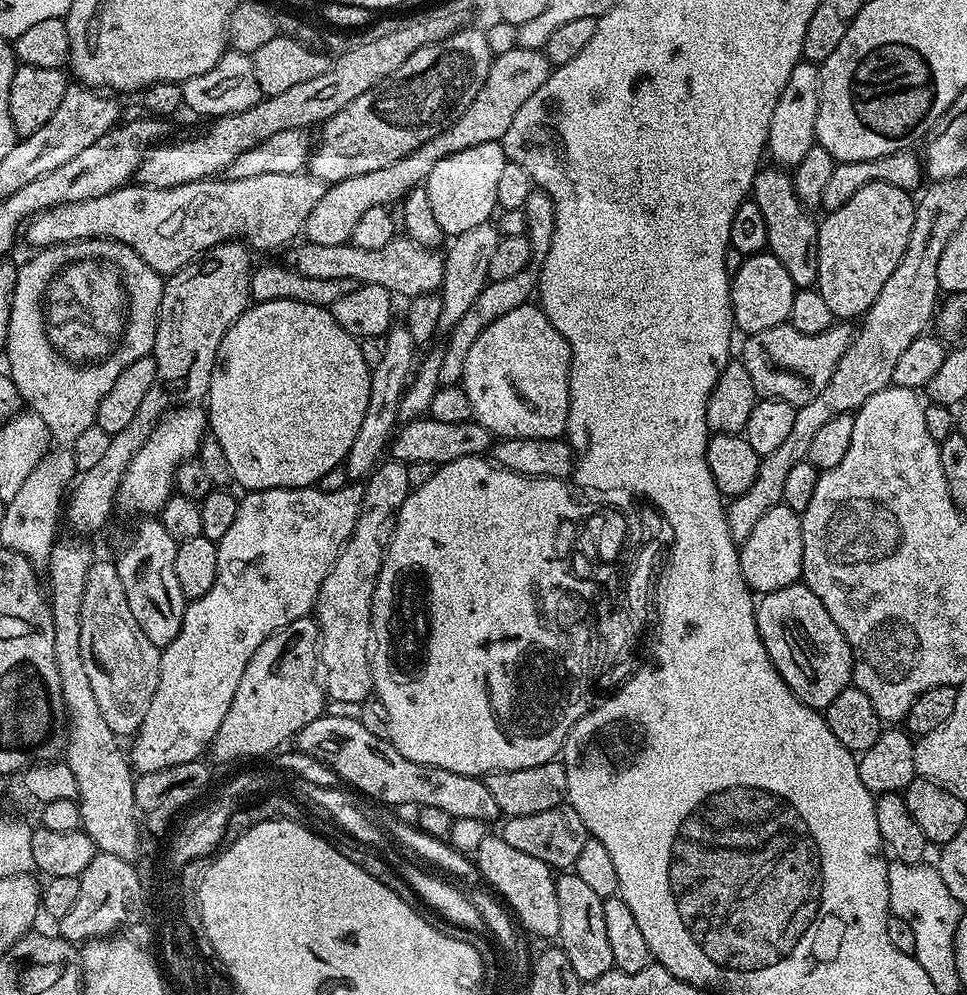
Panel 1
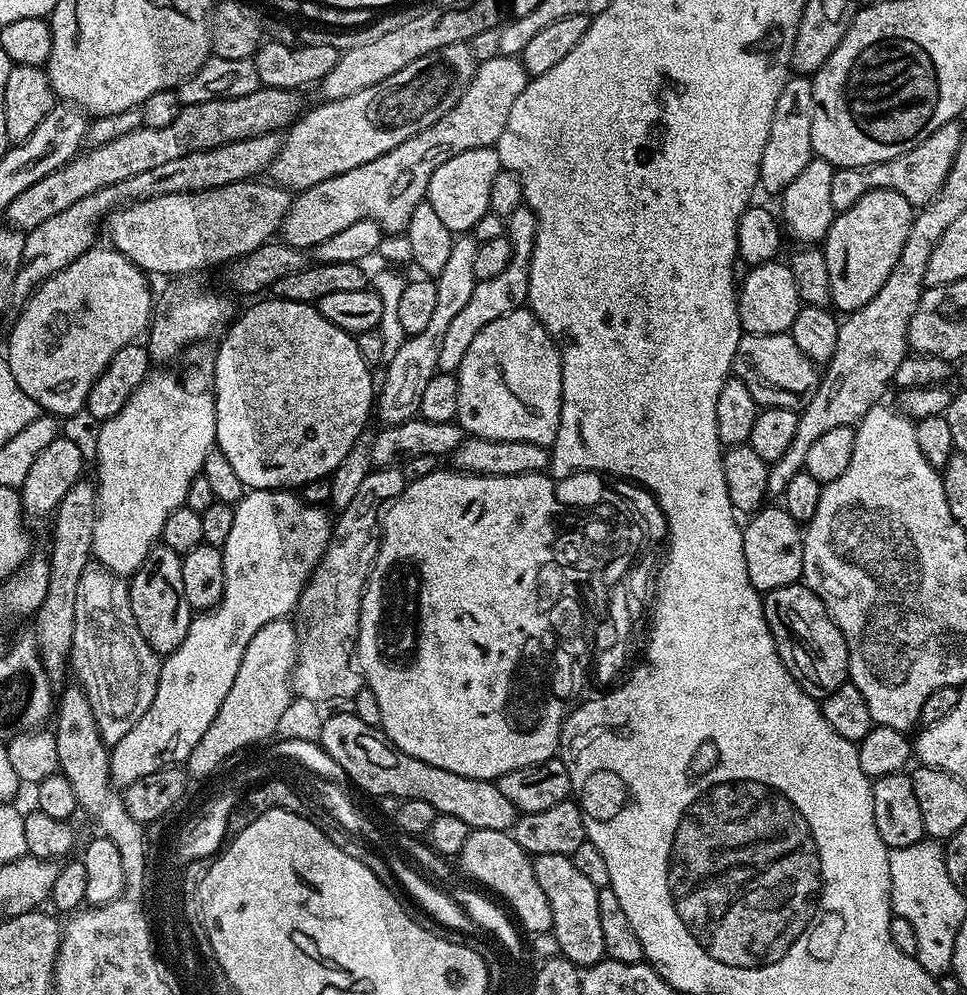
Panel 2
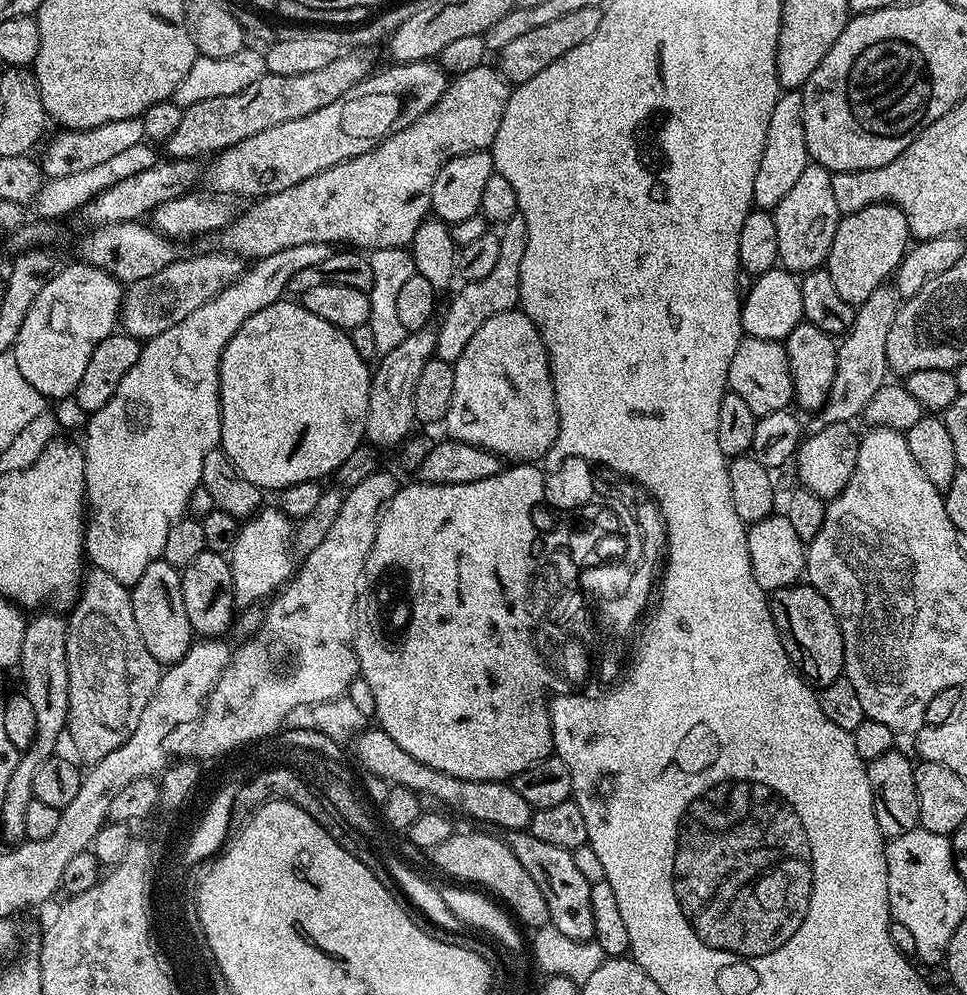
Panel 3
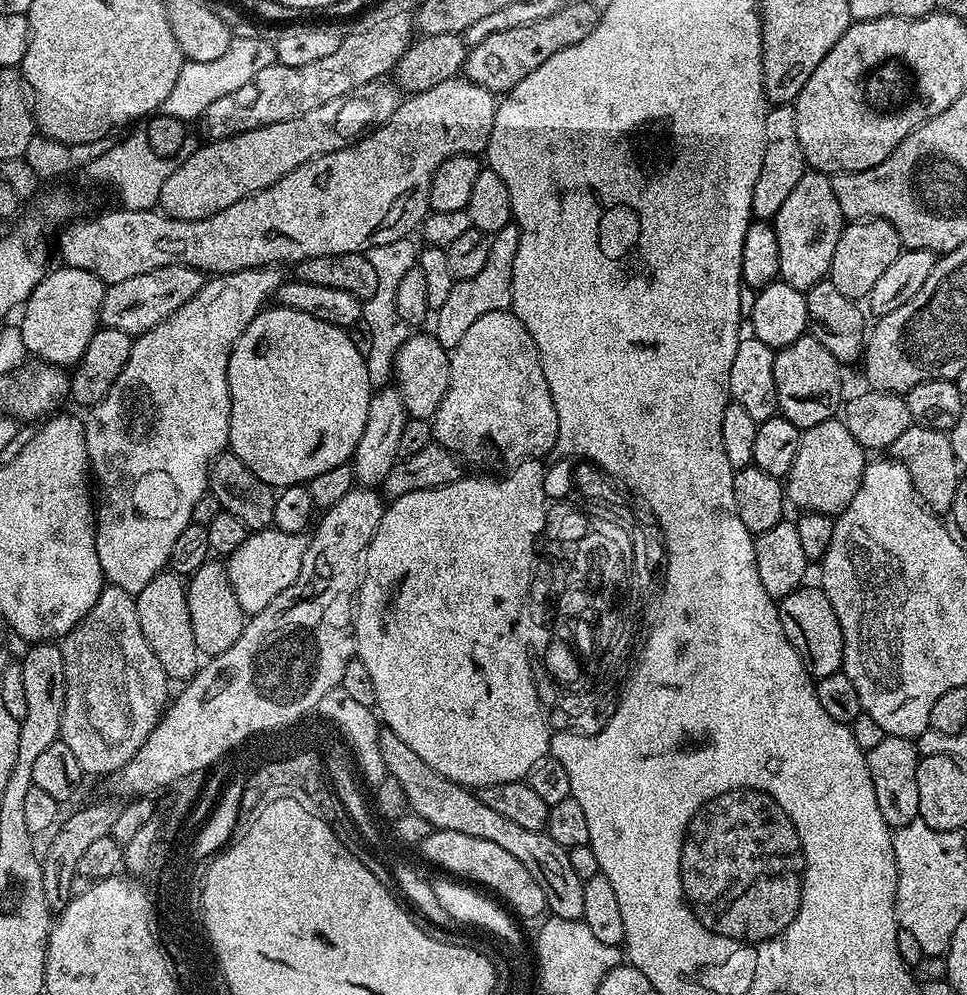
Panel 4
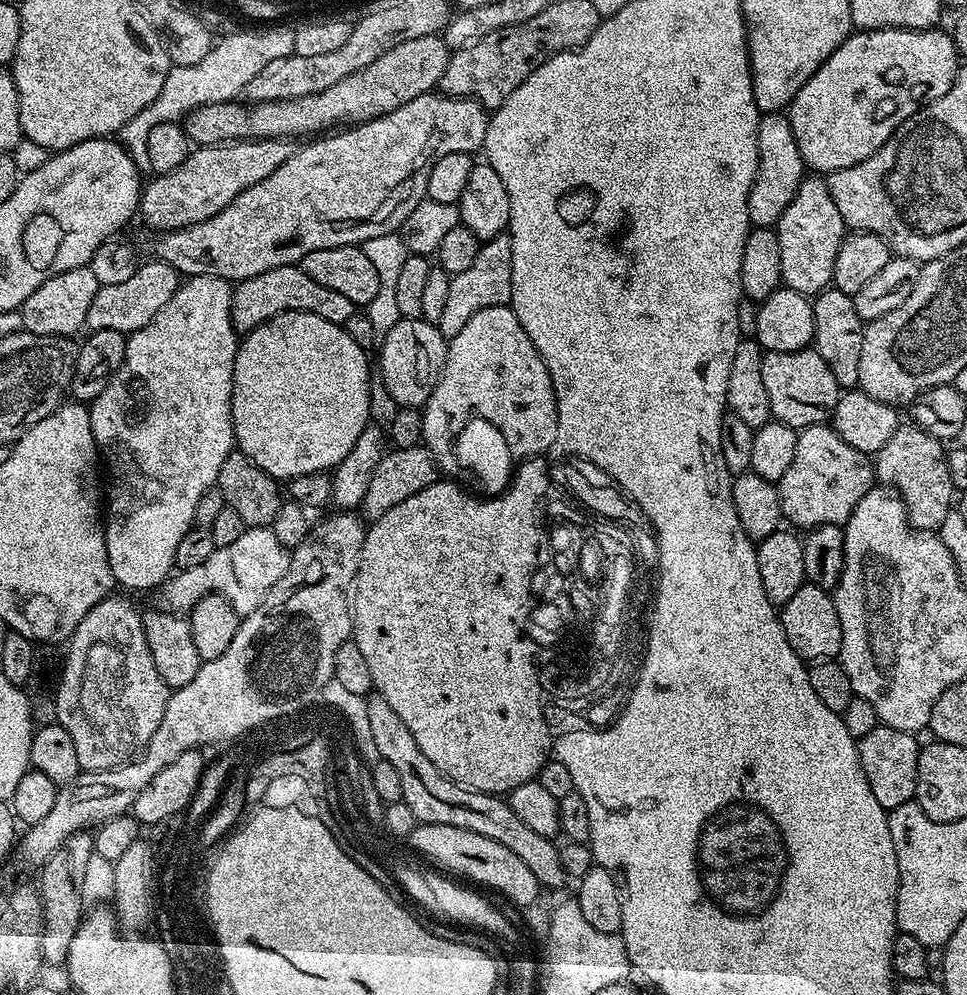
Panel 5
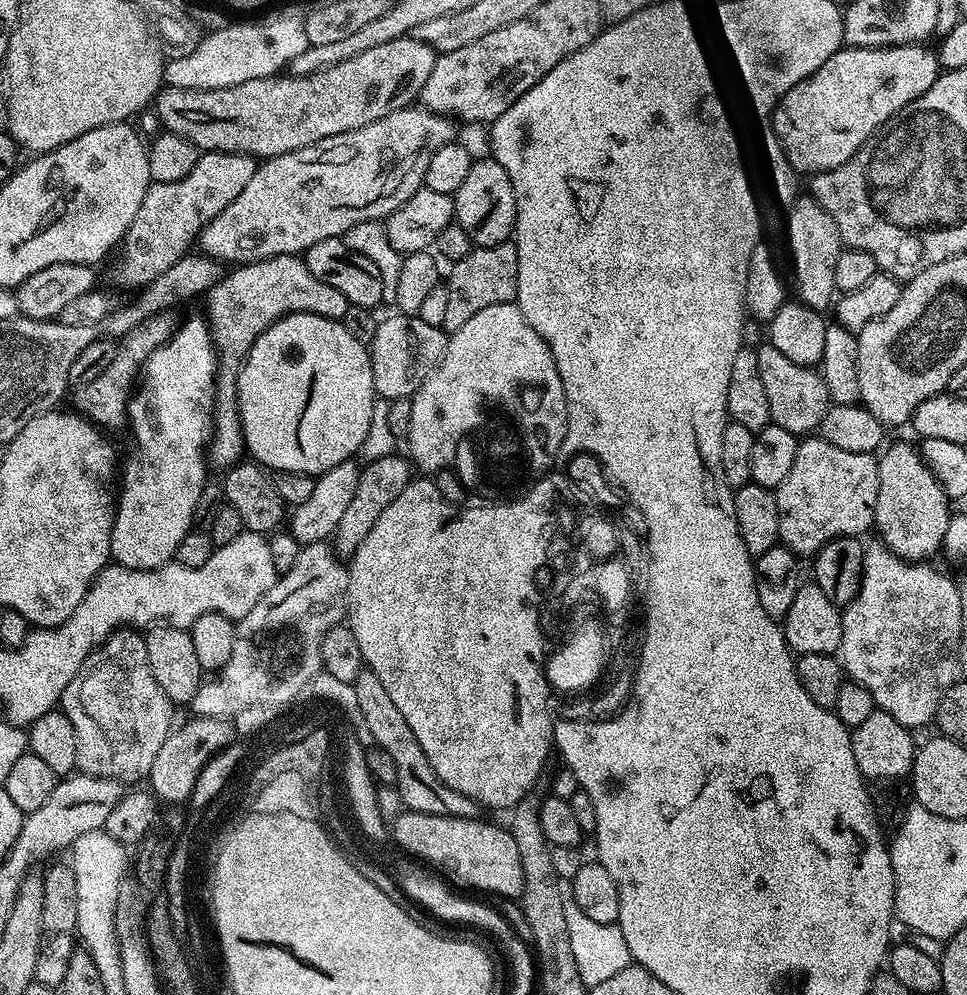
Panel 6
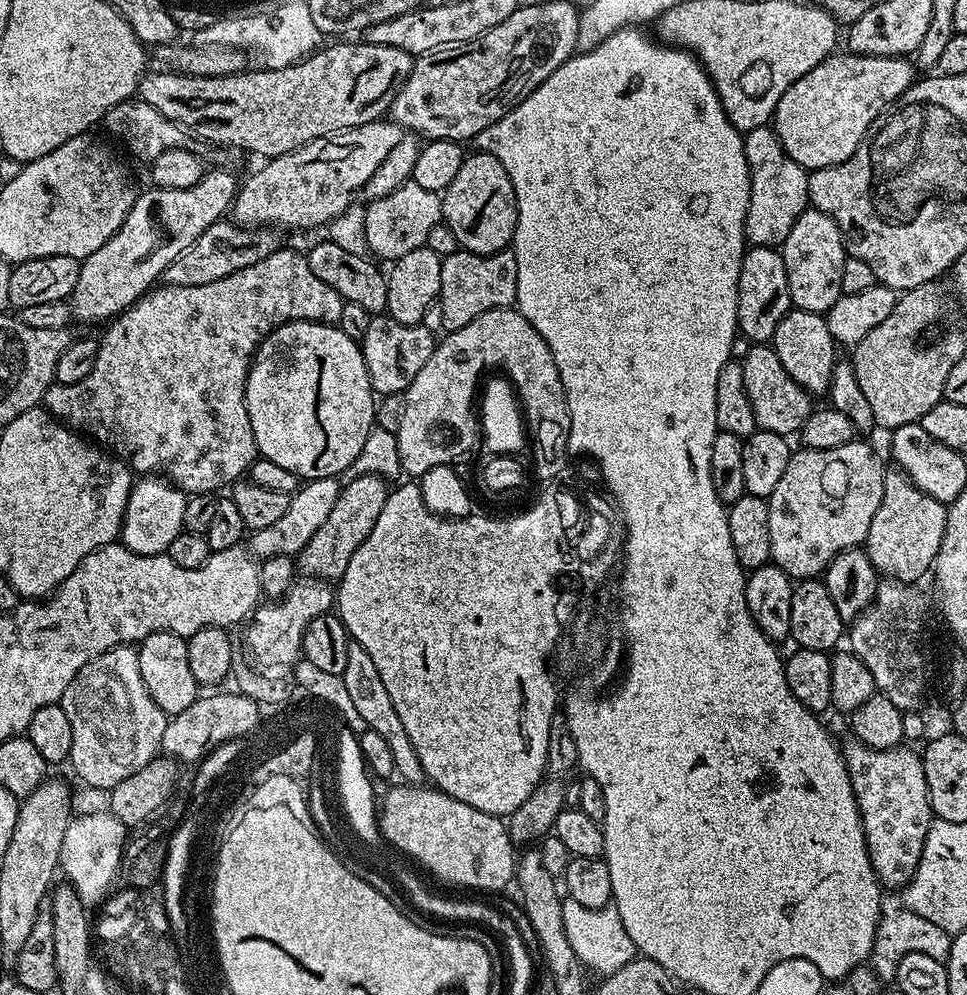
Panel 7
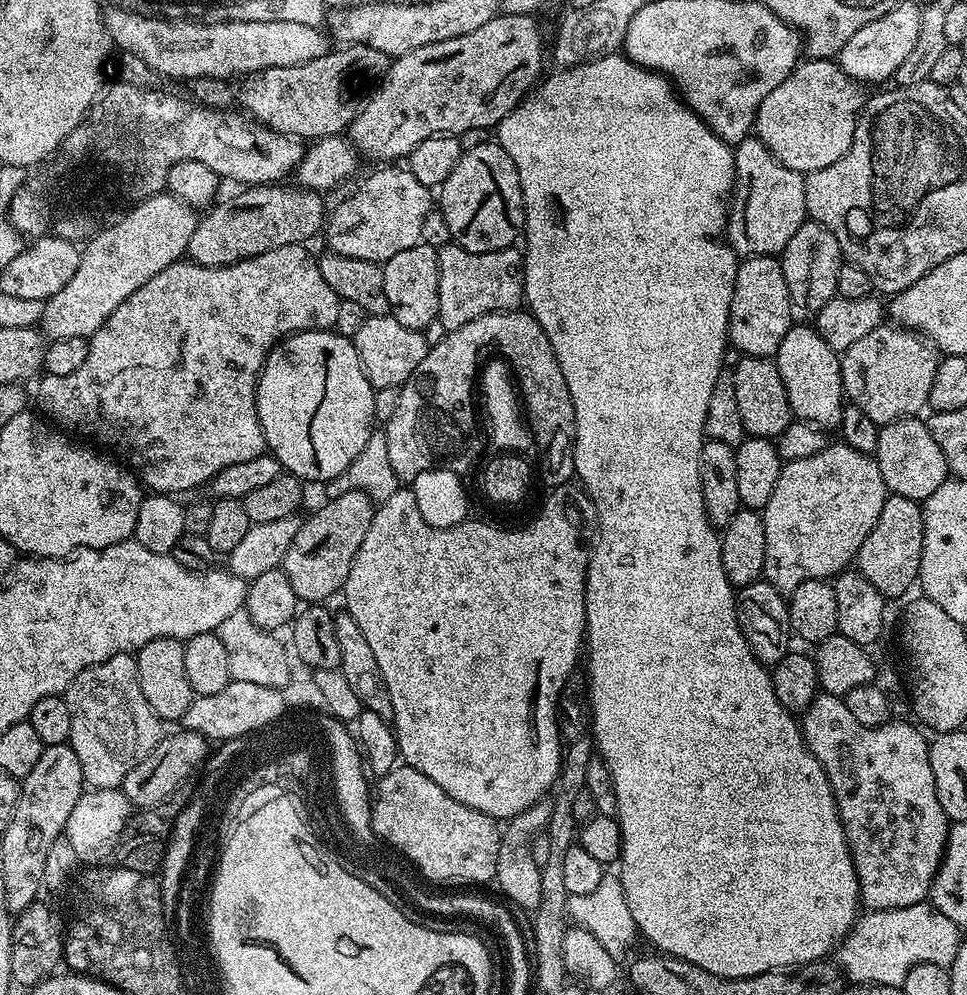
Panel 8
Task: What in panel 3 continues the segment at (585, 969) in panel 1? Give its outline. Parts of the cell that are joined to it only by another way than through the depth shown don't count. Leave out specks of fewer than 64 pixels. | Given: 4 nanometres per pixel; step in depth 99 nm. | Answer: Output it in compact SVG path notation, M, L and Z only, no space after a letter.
M527 830L507 833L506 842L510 850L514 850L514 858L522 862L526 874L530 874L538 890L542 890L550 924L566 934L567 938L591 941L594 937L594 913L590 911L592 885L588 884L586 878L582 878L581 872L574 867L572 854L562 850L562 846L550 846L547 842L534 838Z

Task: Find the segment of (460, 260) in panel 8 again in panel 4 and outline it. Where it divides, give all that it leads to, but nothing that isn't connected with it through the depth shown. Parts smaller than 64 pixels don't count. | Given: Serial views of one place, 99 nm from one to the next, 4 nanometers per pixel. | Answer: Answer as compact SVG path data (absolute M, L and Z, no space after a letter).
M515 222L502 226L502 230L491 233L490 255L485 265L474 278L455 281L453 289L447 295L446 302L434 312L436 329L434 335L440 345L449 350L458 346L462 338L470 331L470 326L482 318L482 314L503 312L512 307L512 287L514 286L514 258L518 255L520 228Z

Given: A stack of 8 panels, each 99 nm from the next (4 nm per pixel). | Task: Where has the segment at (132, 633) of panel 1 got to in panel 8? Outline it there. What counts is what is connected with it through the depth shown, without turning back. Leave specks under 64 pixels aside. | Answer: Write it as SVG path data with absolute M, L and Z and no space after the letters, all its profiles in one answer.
M114 654L114 658L82 670L68 687L66 699L70 706L70 743L78 762L82 762L85 785L89 789L120 788L126 774L162 739L162 721L142 694L135 655Z

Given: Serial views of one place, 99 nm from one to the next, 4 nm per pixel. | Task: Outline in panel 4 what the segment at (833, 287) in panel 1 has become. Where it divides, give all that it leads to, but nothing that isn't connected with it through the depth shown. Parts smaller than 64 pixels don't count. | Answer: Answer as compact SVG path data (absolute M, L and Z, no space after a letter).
M869 218L845 223L838 238L838 246L834 246L834 258L830 262L827 279L832 280L834 287L841 294L846 294L846 298L857 302L863 301L870 294L870 290L874 290L874 282L878 282L878 278L894 263L894 258L900 256L901 251L900 235L898 230L894 230L894 226L890 222Z

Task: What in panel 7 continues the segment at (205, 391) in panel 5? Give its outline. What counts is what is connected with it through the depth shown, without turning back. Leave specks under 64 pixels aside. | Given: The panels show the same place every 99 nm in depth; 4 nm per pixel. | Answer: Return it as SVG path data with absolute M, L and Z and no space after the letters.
M164 478L137 479L126 502L124 525L120 528L119 539L134 554L163 556L170 542L174 542L174 538L178 538L178 534L184 531L188 496L167 479L160 479Z

